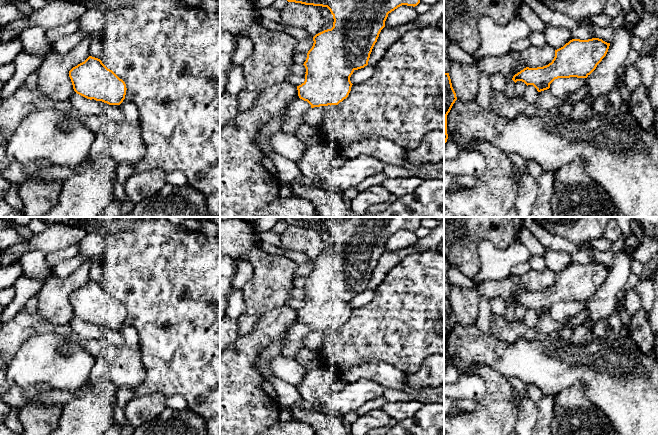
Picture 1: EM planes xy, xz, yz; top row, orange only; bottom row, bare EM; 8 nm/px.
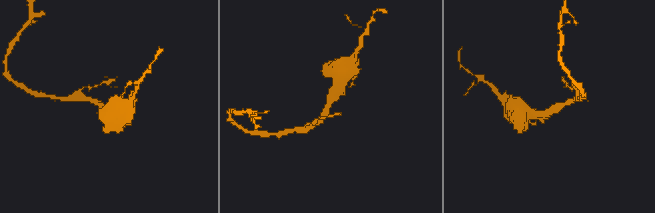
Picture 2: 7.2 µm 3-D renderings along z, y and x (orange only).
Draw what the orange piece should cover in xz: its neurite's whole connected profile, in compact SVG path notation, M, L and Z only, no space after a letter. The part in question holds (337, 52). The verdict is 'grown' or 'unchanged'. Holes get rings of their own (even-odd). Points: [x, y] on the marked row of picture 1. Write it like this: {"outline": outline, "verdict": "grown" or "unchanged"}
{"outline": "M287 0L288 2L305 5L327 7L333 15L333 27L324 30L313 37L313 46L307 53L304 66L306 68L305 81L297 86L300 99L307 101L311 108L338 105L346 99L351 91L350 77L355 70L368 65L370 54L377 42L381 30L385 27L388 14L402 5L417 6L420 0Z", "verdict": "unchanged"}

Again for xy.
{"outline": "M89 56L69 71L74 91L109 105L120 105L125 99L126 84L100 59Z", "verdict": "unchanged"}

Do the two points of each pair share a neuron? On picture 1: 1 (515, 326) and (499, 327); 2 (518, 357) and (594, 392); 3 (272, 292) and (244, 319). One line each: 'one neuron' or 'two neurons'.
1: one neuron
2: one neuron
3: one neuron

